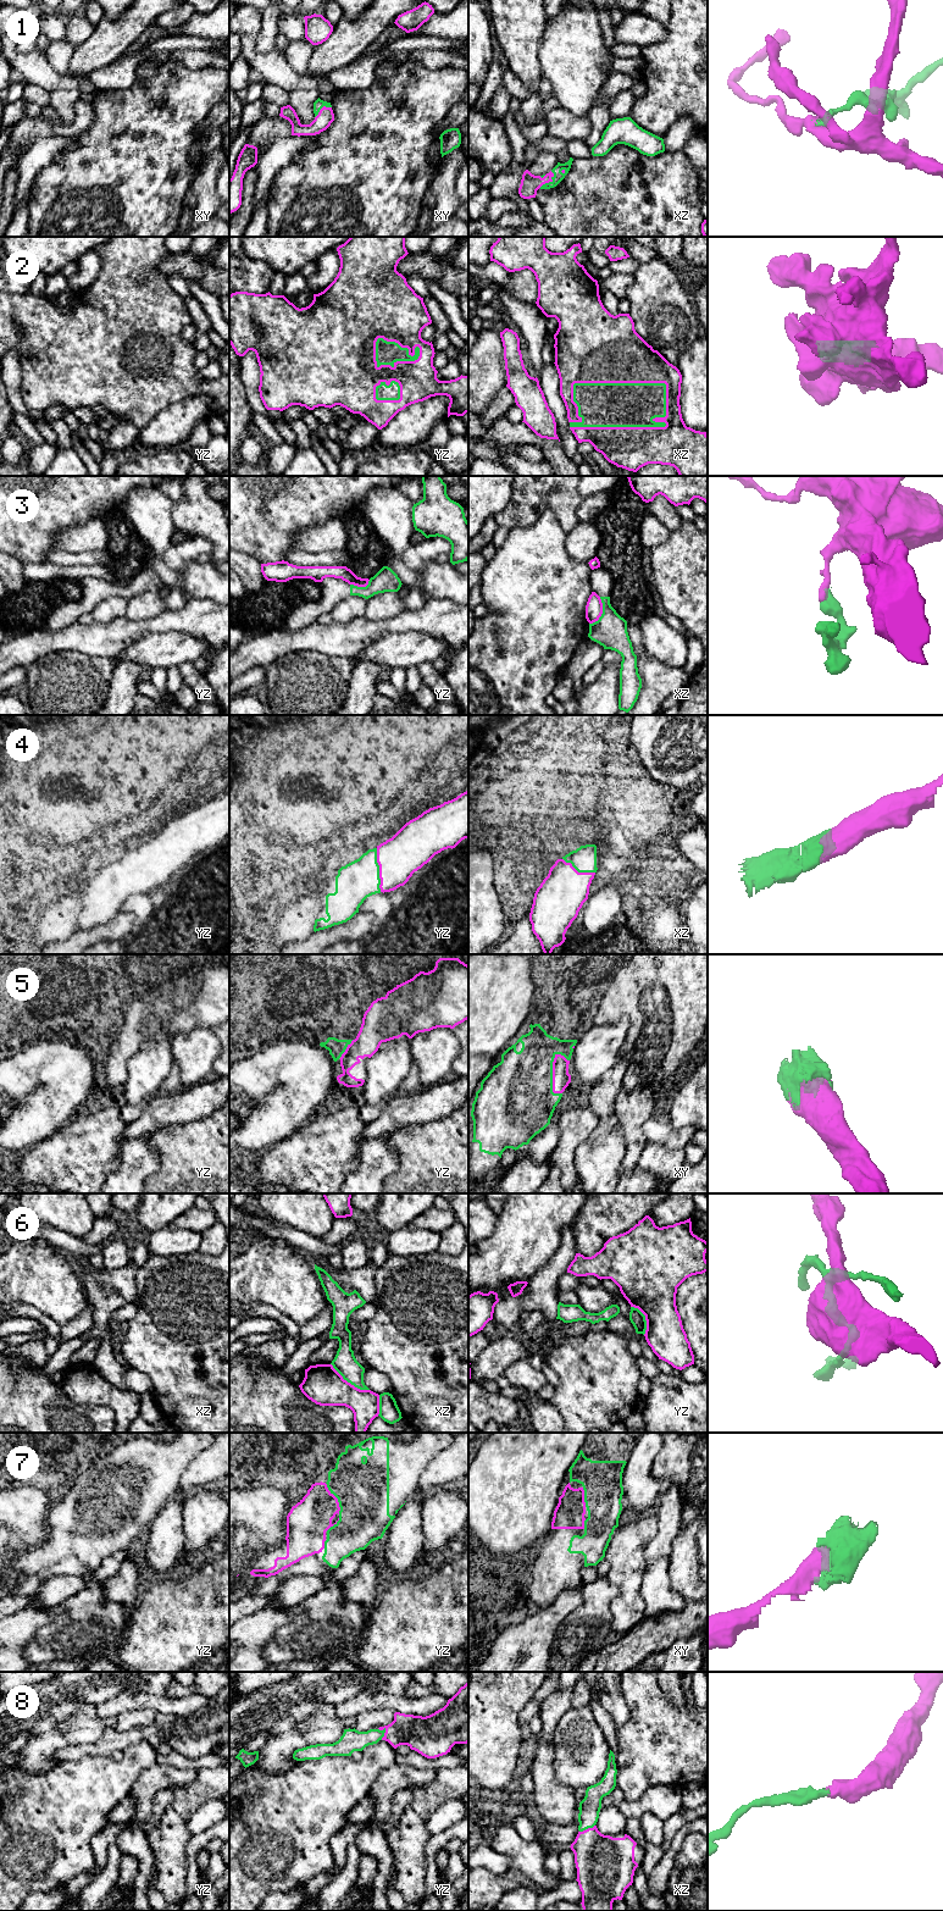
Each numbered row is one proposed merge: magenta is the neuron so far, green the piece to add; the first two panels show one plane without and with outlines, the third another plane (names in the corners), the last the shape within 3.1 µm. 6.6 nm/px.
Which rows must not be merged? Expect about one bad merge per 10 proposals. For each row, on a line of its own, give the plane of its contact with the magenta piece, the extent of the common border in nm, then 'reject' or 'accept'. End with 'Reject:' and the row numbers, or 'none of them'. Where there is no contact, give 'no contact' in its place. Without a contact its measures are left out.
1: xz | 140 nm | accept
2: xz | 700 nm | accept
3: xz | 200 nm | reject
4: yz | 280 nm | accept
5: xy | 280 nm | accept
6: xz | 320 nm | reject
7: yz | 220 nm | accept
8: yz | 90 nm | accept
Reject: 3, 6

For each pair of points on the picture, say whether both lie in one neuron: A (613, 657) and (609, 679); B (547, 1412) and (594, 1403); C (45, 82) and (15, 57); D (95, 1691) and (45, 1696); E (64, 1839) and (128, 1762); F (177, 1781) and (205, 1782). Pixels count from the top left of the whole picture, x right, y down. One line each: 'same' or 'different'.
A: different
B: different
C: same
D: same
E: same
F: different

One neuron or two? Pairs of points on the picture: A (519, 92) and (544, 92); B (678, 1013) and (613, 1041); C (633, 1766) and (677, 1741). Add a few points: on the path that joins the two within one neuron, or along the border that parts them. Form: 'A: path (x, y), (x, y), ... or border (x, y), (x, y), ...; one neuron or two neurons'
A: path (525, 90), (538, 89); one neuron
B: border (626, 1018), (628, 1023), (627, 1034), (620, 1058); two neurons
C: path (644, 1760), (659, 1745), (666, 1745); one neuron

